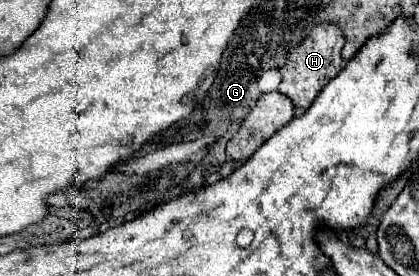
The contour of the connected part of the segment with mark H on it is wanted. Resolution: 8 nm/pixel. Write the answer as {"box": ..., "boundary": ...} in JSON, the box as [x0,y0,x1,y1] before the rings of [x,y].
{"box":[278,22,344,110],"boundary":[[[328,22],[318,24],[302,44],[298,44],[296,48],[290,48],[286,64],[280,68],[282,82],[278,86],[278,92],[288,96],[294,102],[294,106],[308,110],[312,106],[314,98],[318,96],[318,92],[324,88],[324,84],[328,84],[332,80],[332,76],[336,76],[336,72],[340,72],[342,46],[344,46],[344,36],[338,26],[328,24]]]}

